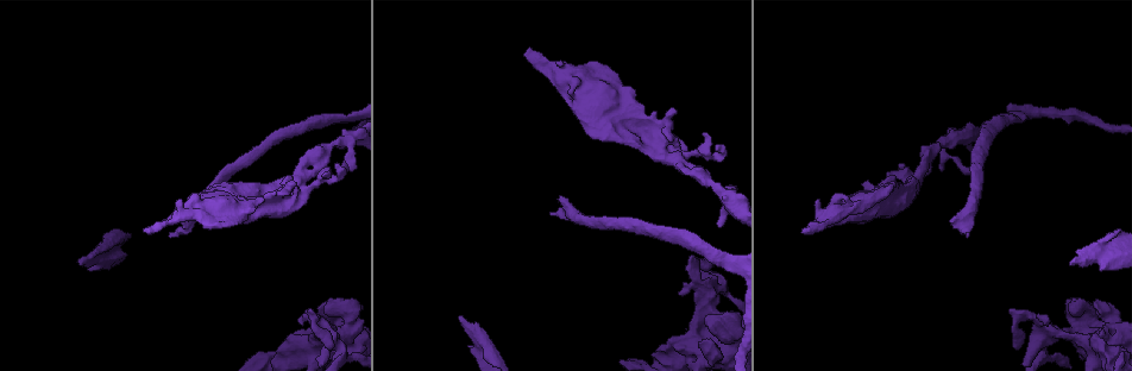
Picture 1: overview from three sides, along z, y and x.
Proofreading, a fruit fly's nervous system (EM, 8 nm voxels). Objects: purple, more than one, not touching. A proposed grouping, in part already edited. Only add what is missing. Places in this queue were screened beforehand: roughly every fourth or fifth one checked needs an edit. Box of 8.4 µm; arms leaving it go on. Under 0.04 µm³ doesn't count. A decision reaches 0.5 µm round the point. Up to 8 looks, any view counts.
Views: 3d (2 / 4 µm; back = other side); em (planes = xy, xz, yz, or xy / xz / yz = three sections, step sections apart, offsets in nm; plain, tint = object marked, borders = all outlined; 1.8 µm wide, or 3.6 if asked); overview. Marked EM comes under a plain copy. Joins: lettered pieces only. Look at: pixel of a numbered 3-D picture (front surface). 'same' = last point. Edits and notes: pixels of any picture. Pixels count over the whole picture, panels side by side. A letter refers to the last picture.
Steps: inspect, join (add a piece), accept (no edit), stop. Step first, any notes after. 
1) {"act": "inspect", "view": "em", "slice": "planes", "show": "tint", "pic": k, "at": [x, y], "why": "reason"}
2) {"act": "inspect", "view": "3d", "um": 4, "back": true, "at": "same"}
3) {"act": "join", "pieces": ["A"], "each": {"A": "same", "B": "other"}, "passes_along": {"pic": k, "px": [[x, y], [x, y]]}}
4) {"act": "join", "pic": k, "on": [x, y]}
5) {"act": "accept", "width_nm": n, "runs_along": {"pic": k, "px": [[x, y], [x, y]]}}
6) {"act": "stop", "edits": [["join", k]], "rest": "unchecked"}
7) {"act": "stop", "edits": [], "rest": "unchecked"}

{"act": "inspect", "view": "em", "slice": "xy", "step": 4, "show": "borders", "pic": 1, "at": [864, 183], "why": "an open end"}

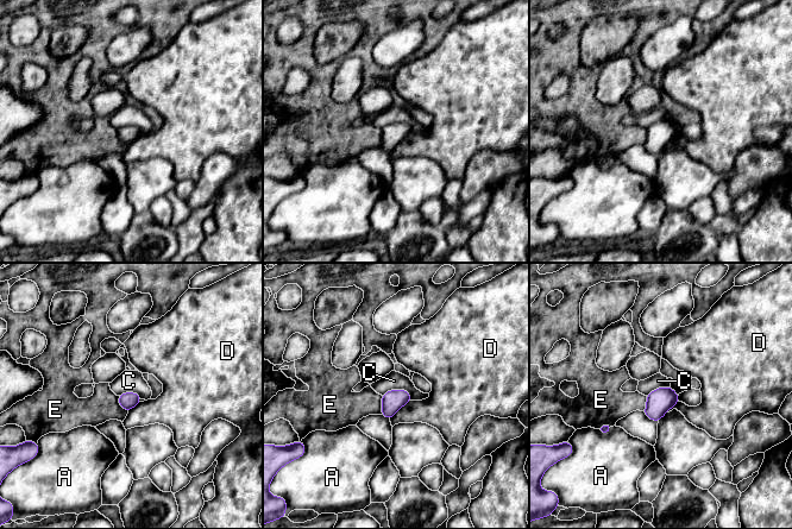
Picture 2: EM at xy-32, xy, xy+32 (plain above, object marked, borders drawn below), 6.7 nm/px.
{"act": "accept", "each": {"A": "other", "C": "other", "D": "other", "E": "other"}, "border": {"pic": 2, "px": [[381, 395], [404, 389], [412, 400]]}, "found": "no lettered piece goes on from it"}

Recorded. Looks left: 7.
{"act": "inspect", "view": "em", "slice": "planes", "show": "borders", "pic": 1, "at": [801, 230], "why": "free end"}

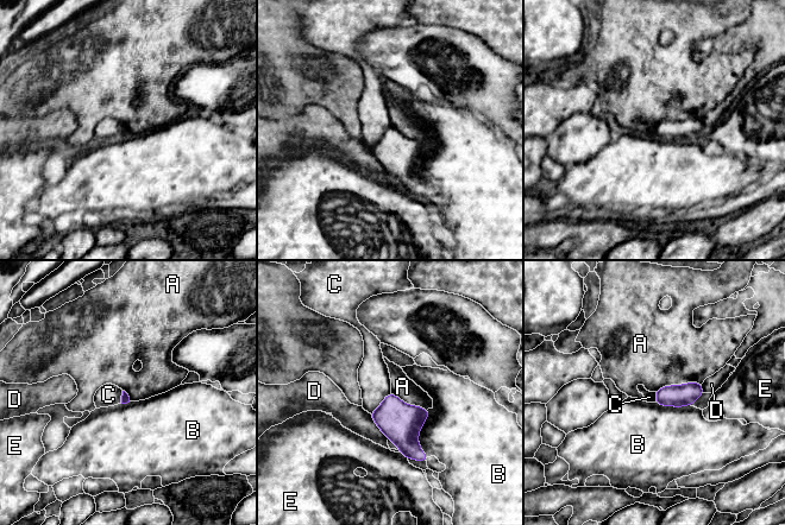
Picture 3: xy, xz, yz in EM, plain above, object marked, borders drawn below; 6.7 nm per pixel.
{"act": "accept", "longest_contact_nm": ["B", 320], "each": {"A": "other", "B": "other", "C": "other", "D": "other", "E": "other"}, "border": {"pic": 3, "px": [[390, 391], [370, 413]]}, "found": "none of them fits"}

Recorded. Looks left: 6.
{"act": "inspect", "view": "em", "slice": "yz", "step": 8, "show": "tint", "pic": 1, "at": [1096, 306], "why": "an open end"}

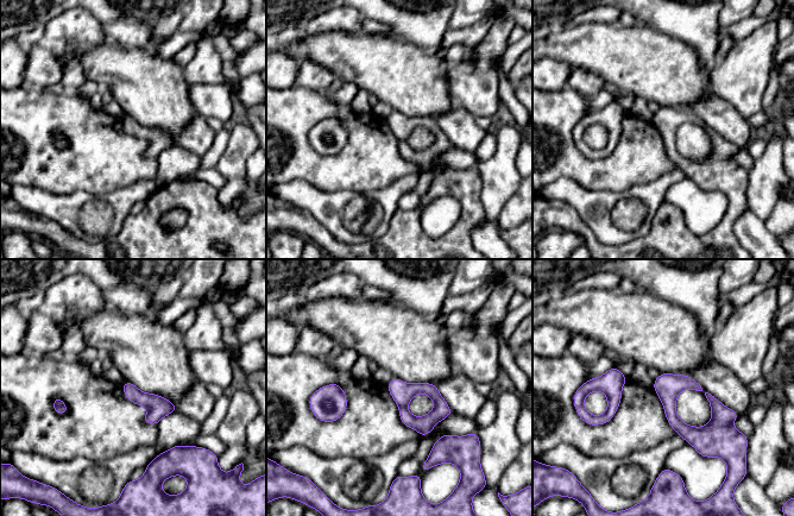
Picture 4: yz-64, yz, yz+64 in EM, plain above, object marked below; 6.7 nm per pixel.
{"act": "inspect", "view": "em", "slice": "planes", "show": "borders", "at": "same"}

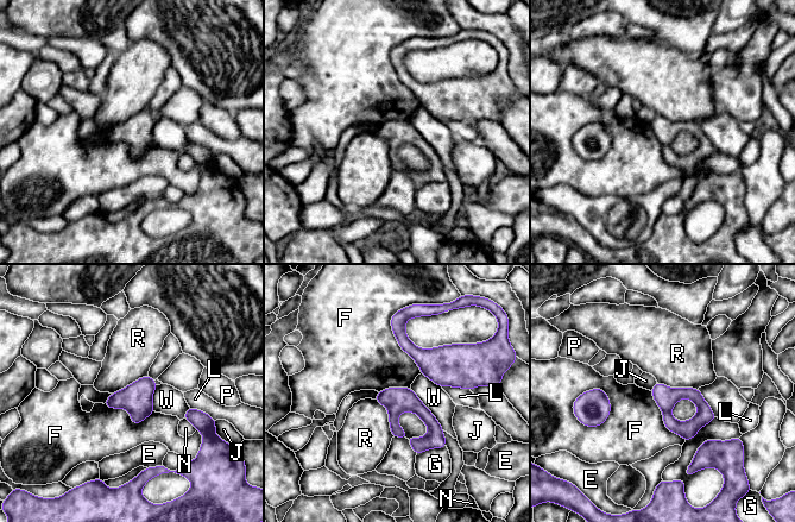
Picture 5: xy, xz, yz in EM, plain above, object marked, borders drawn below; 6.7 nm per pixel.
{"act": "accept", "longest_contact_nm": ["W", 360], "each": {"E": "other", "F": "other", "G": "other", "J": "other", "L": "other", "N": "other", "P": "other", "R": "other", "W": "other"}, "border": {"pic": 5, "px": [[373, 400], [386, 408], [393, 436]]}, "found": "no lettered piece goes on from it"}

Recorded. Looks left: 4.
{"act": "inspect", "view": "em", "slice": "xy", "step": 8, "show": "tint", "pic": 1, "at": [459, 317], "why": "free end"}

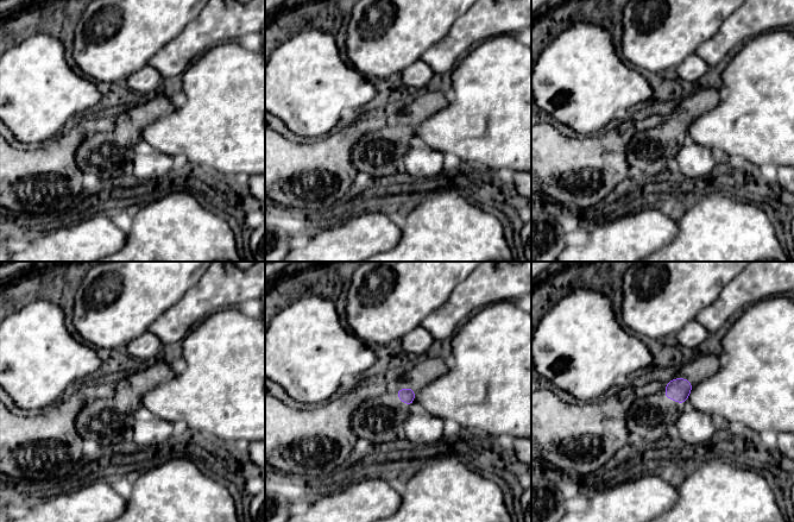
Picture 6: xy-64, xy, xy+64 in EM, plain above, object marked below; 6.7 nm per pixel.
{"act": "inspect", "view": "em", "slice": "planes", "show": "borders", "at": "same"}

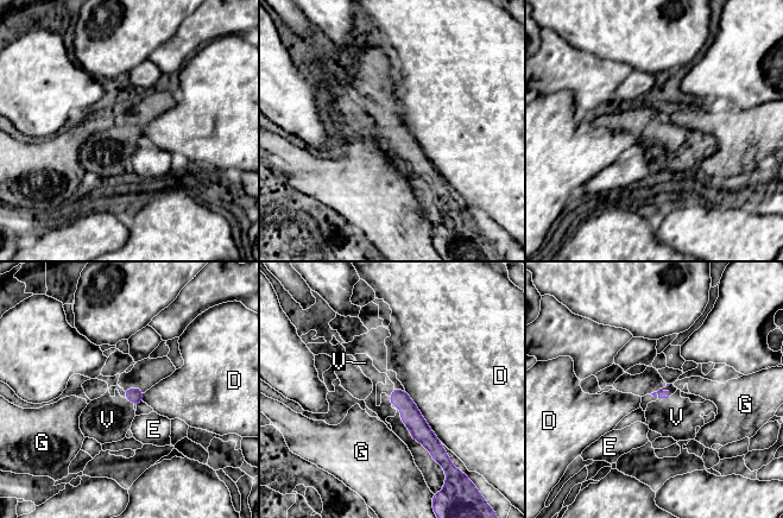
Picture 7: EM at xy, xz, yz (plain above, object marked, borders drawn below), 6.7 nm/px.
{"act": "join", "pieces": ["V"], "longest_contact_nm": ["D", 420], "each": {"D": "other", "E": "other", "G": "other", "V": "same"}, "found": "the cell continues"}

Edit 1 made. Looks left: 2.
{"act": "stop", "edits": [["join", 7]], "rest": "unchecked"}

